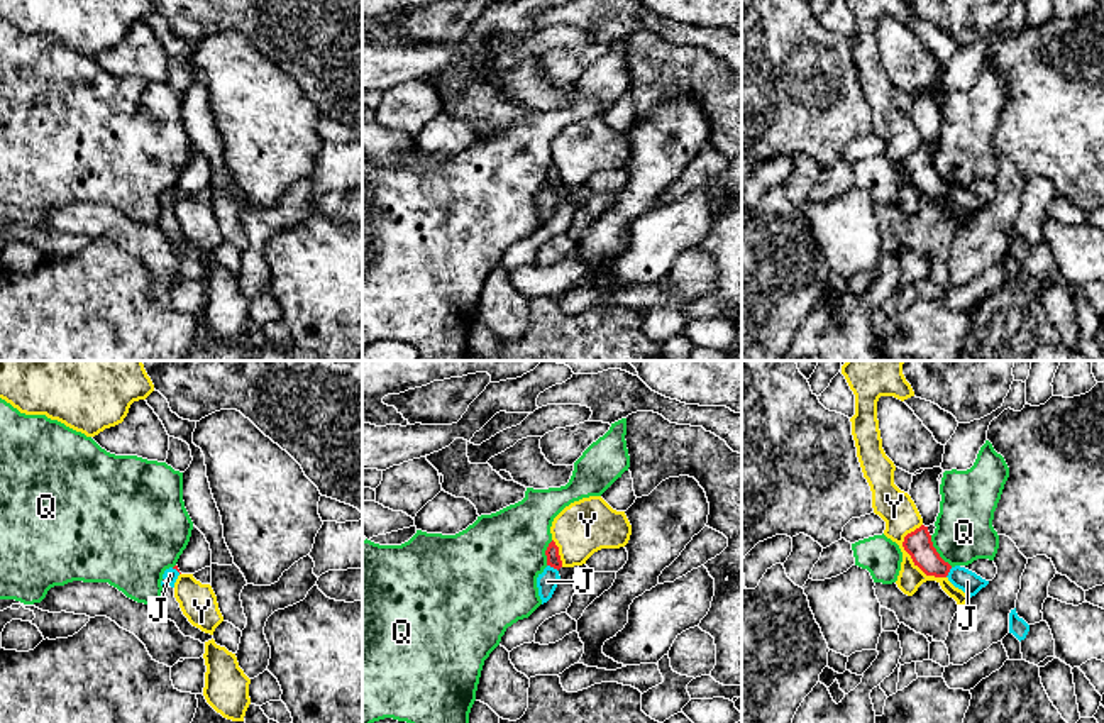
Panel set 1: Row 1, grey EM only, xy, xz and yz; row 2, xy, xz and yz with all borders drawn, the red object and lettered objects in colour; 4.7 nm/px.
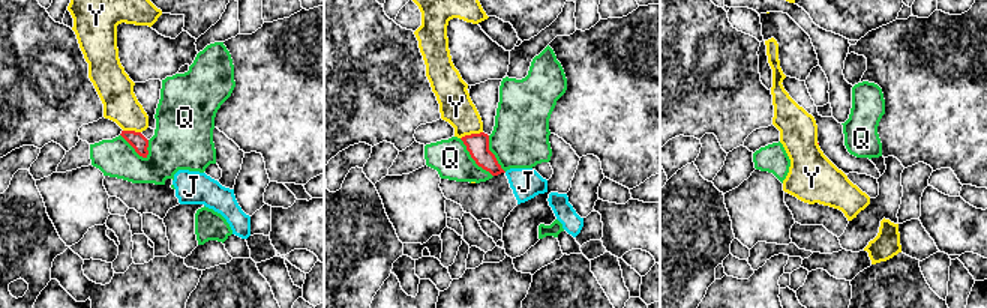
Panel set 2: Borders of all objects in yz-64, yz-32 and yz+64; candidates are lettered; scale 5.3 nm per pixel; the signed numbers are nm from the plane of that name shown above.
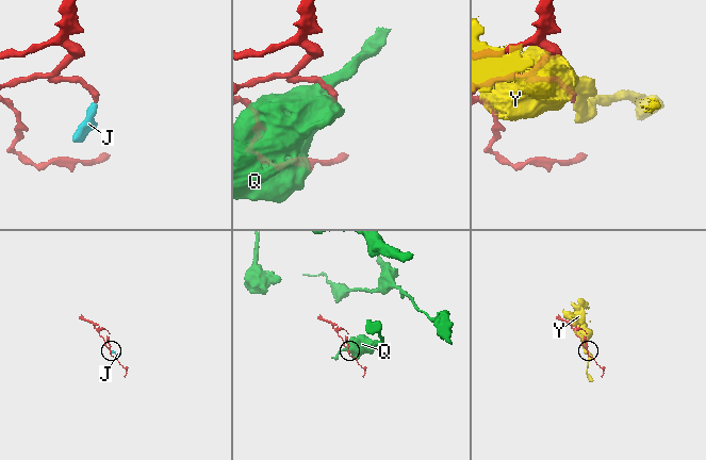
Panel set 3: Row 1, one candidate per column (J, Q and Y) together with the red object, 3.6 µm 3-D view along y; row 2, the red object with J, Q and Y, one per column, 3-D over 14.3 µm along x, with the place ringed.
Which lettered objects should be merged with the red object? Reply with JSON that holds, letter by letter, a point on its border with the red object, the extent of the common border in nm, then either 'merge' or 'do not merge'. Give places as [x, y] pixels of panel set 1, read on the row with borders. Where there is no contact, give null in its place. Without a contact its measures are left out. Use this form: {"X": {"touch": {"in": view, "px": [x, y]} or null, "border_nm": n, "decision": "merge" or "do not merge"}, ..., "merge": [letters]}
{"J": {"touch": {"in": "xz", "px": [552, 566]}, "border_nm": 70, "decision": "do not merge"}, "Q": {"touch": {"in": "yz", "px": [937, 552]}, "border_nm": 190, "decision": "do not merge"}, "Y": {"touch": {"in": "yz", "px": [911, 557]}, "border_nm": 280, "decision": "do not merge"}, "merge": []}

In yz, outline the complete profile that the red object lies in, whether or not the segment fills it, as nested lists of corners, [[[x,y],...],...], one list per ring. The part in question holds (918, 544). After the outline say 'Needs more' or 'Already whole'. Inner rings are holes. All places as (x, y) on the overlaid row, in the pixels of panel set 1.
[[[921,525],[914,532],[908,533],[903,547],[911,555],[914,566],[918,566],[926,576],[948,576],[952,566],[945,562],[933,547],[928,527]]]. Already whole

